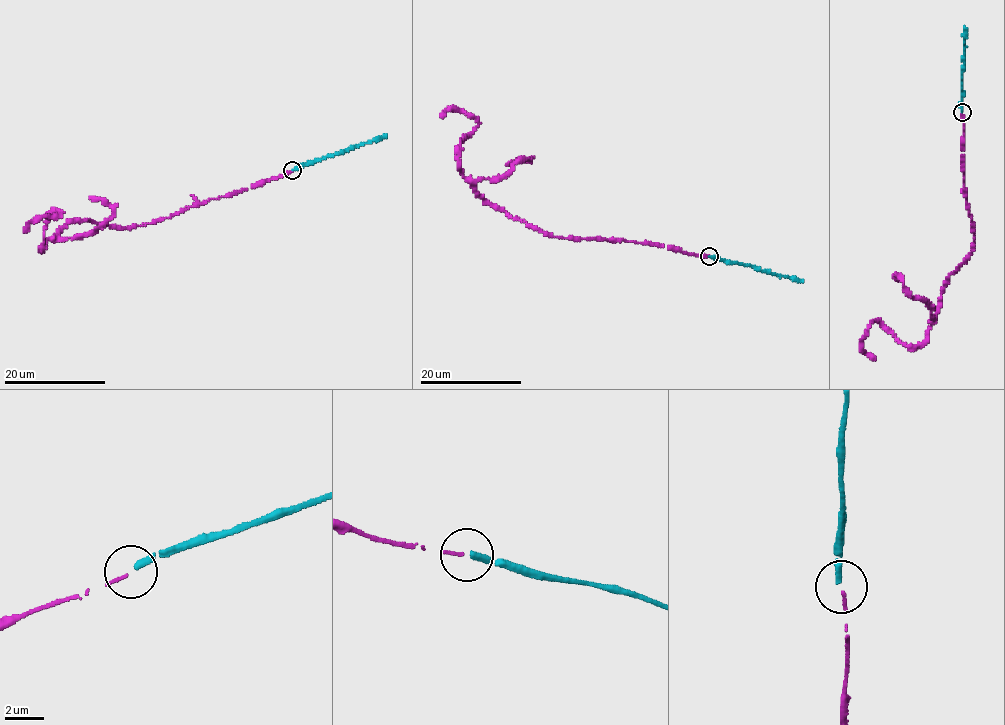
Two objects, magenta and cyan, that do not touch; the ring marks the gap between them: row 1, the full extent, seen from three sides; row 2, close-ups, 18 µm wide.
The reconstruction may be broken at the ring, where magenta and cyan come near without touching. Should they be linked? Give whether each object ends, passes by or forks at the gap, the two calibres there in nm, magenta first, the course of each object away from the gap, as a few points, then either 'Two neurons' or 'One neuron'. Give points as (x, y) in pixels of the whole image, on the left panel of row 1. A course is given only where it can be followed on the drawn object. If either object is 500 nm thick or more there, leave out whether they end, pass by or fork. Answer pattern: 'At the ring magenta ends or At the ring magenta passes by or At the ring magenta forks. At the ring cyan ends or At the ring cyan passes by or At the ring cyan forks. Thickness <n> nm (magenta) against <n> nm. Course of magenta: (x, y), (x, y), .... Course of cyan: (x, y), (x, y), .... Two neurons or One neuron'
At the ring magenta ends. At the ring cyan ends. Thickness 160 nm (magenta) against 320 nm. Course of magenta: (292, 171), (169, 218), (123, 228), (75, 221), (42, 249), (47, 218), (61, 212), (36, 219), (24, 233). Course of cyan: (293, 170), (385, 135). Two neurons

